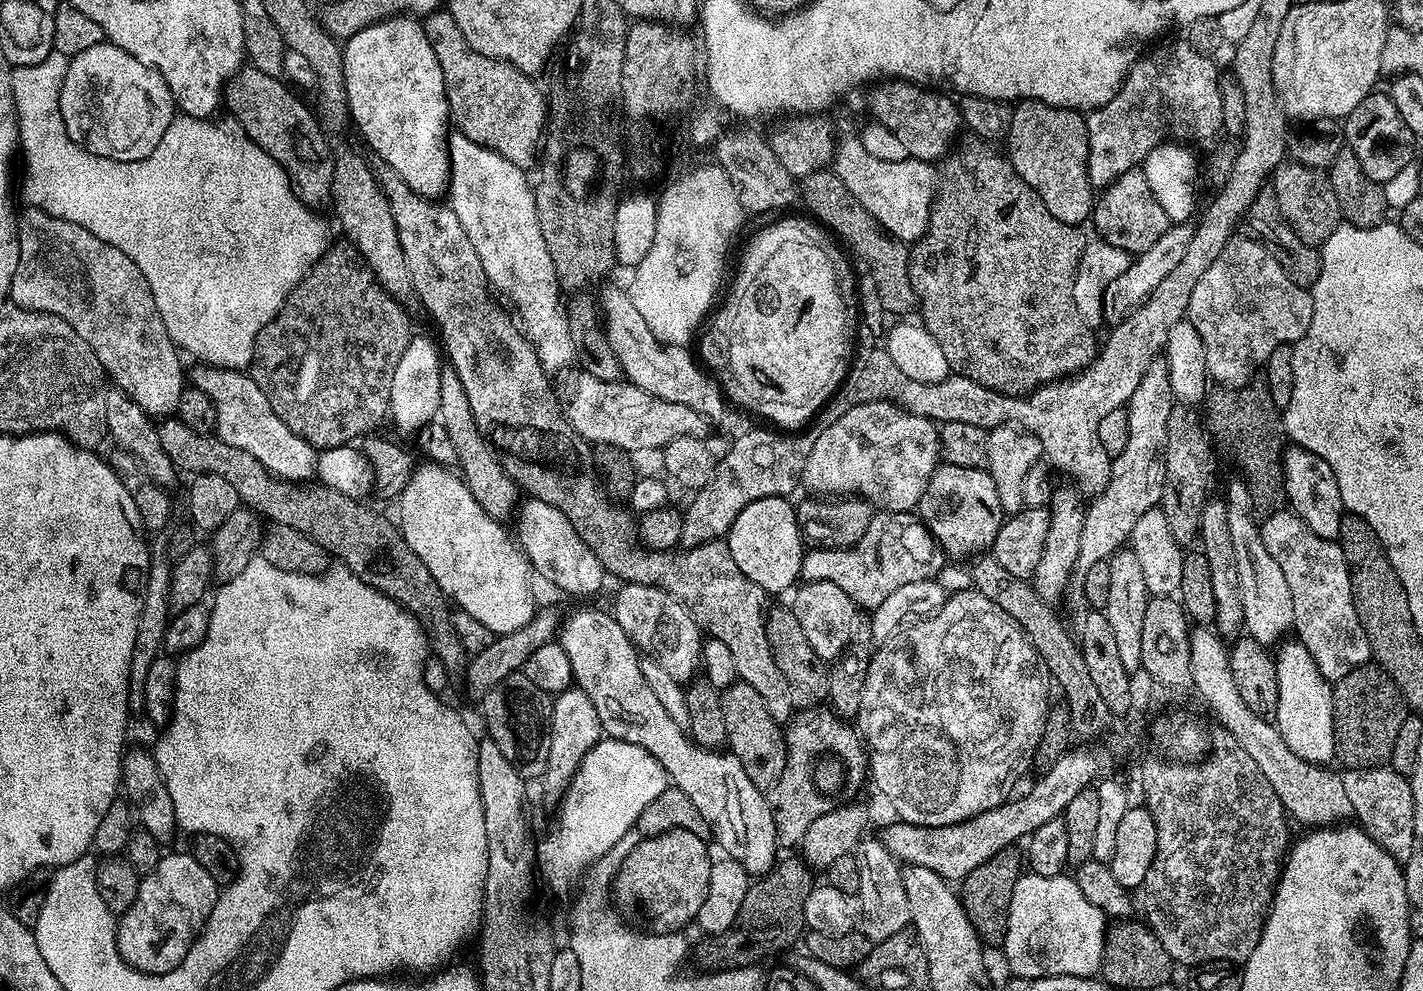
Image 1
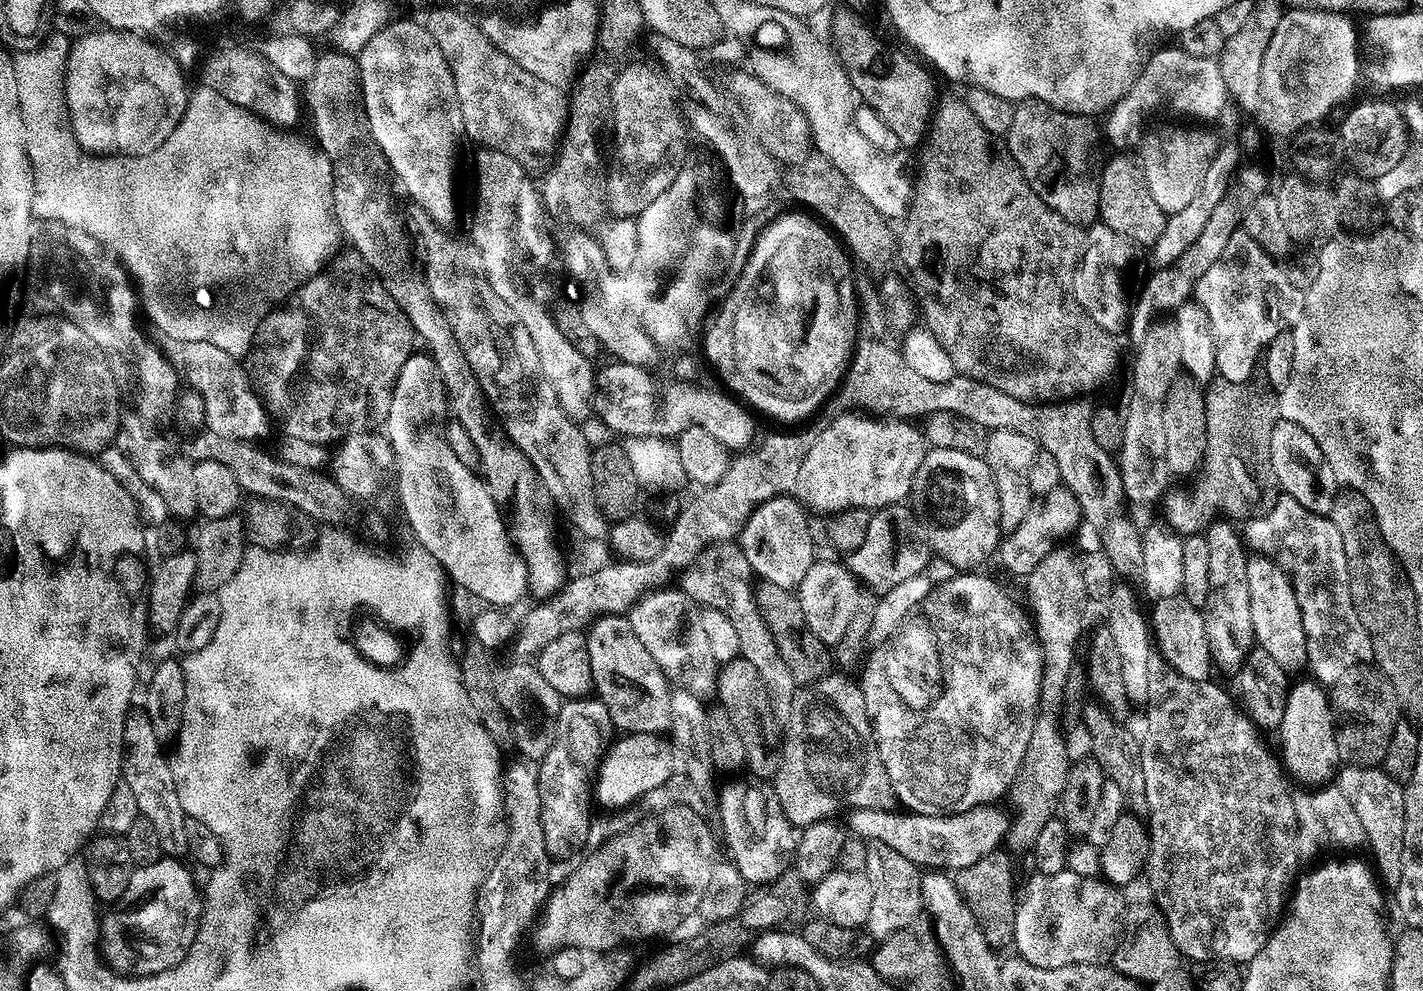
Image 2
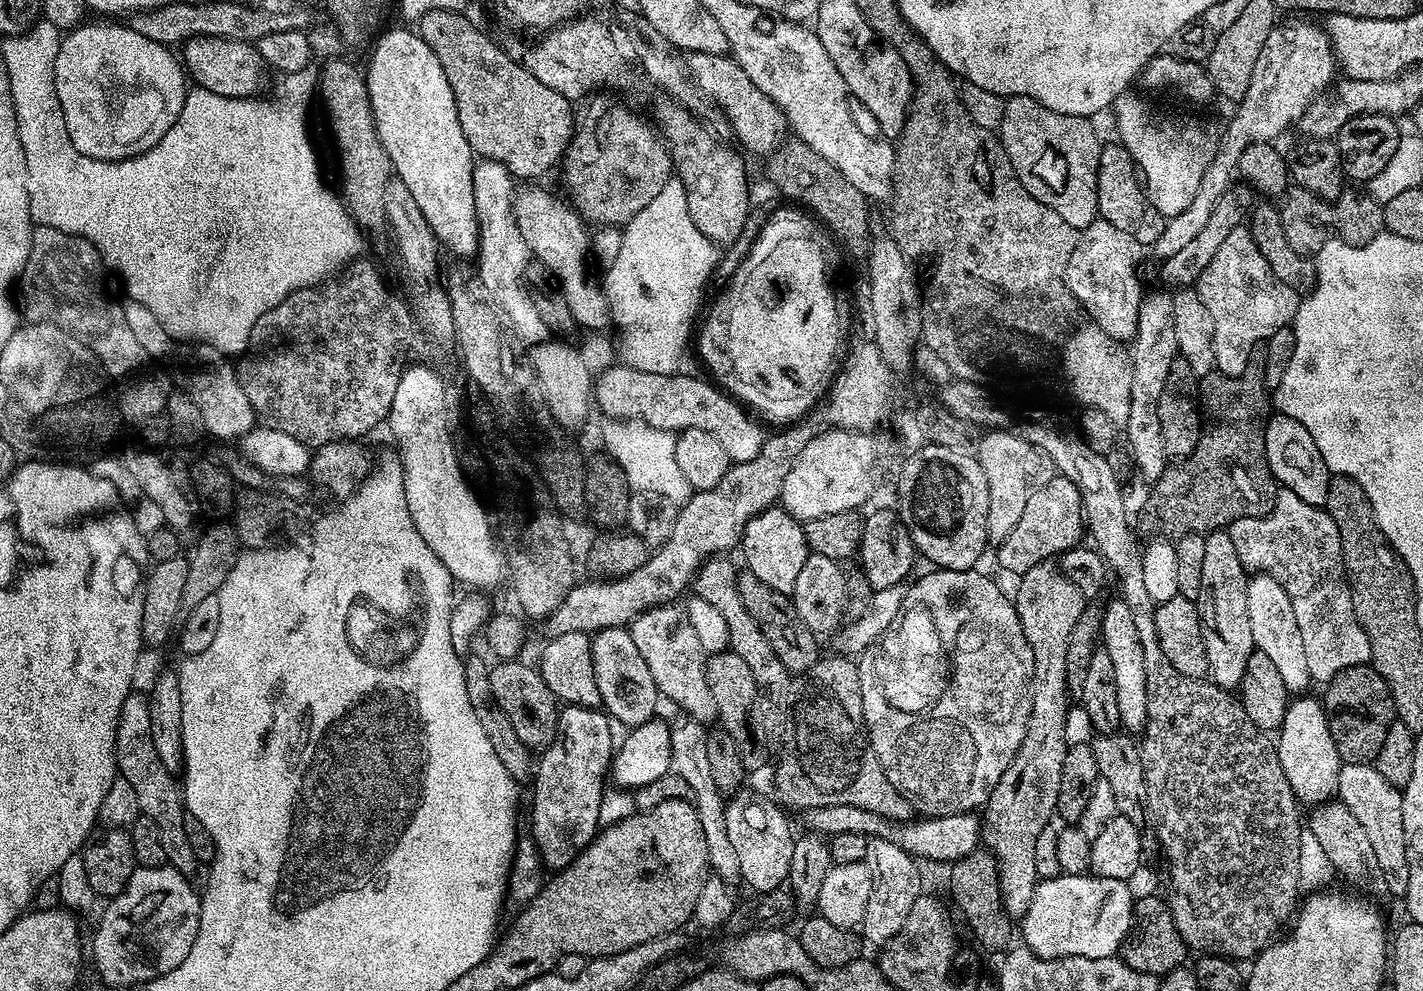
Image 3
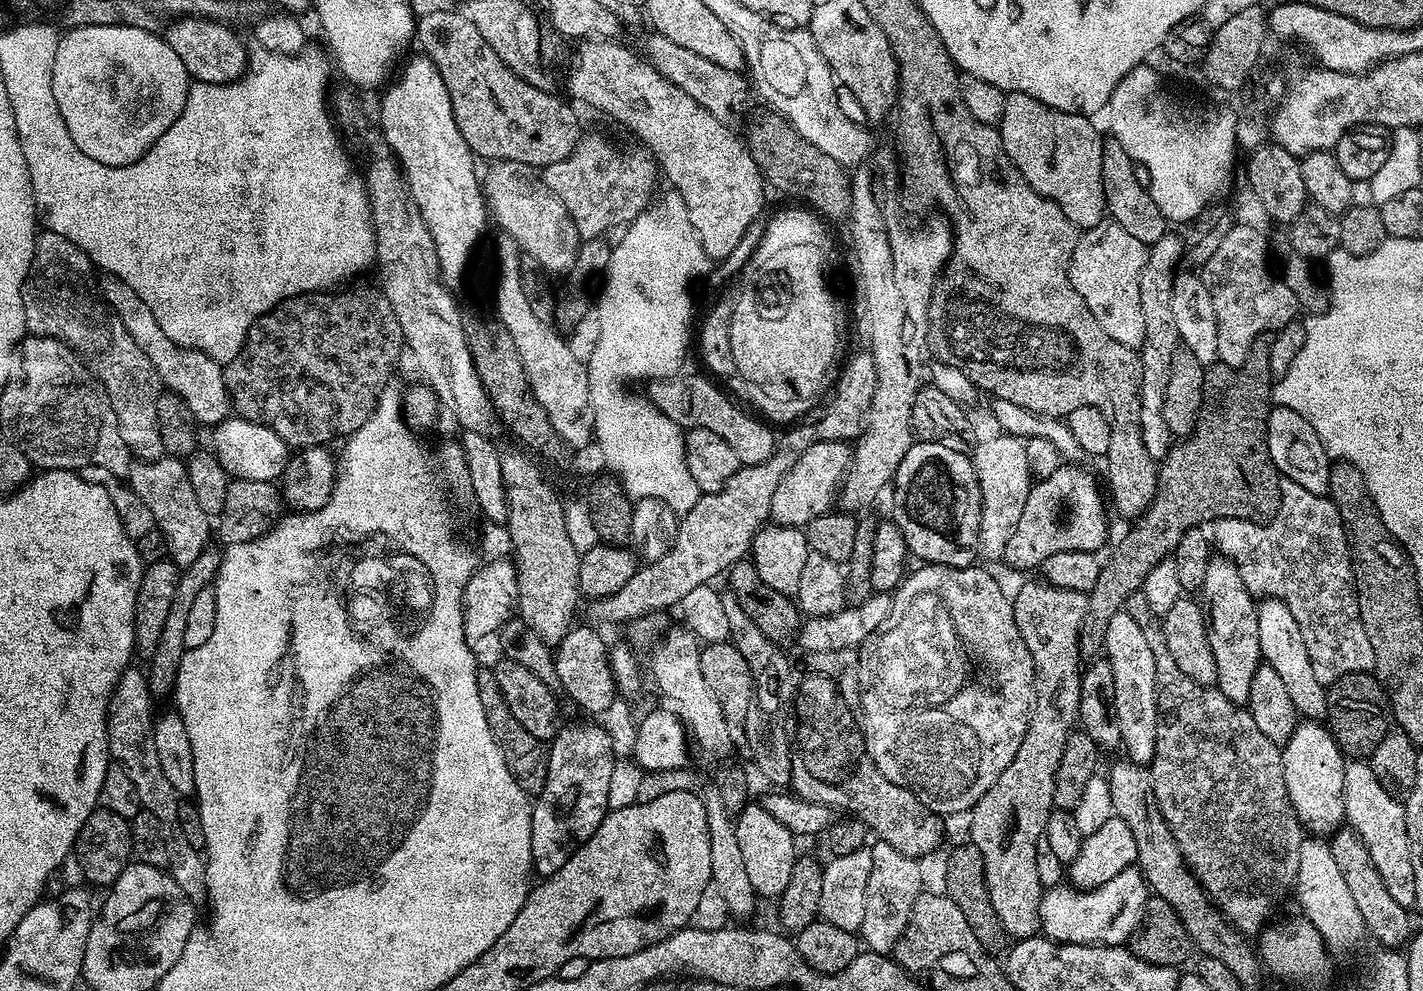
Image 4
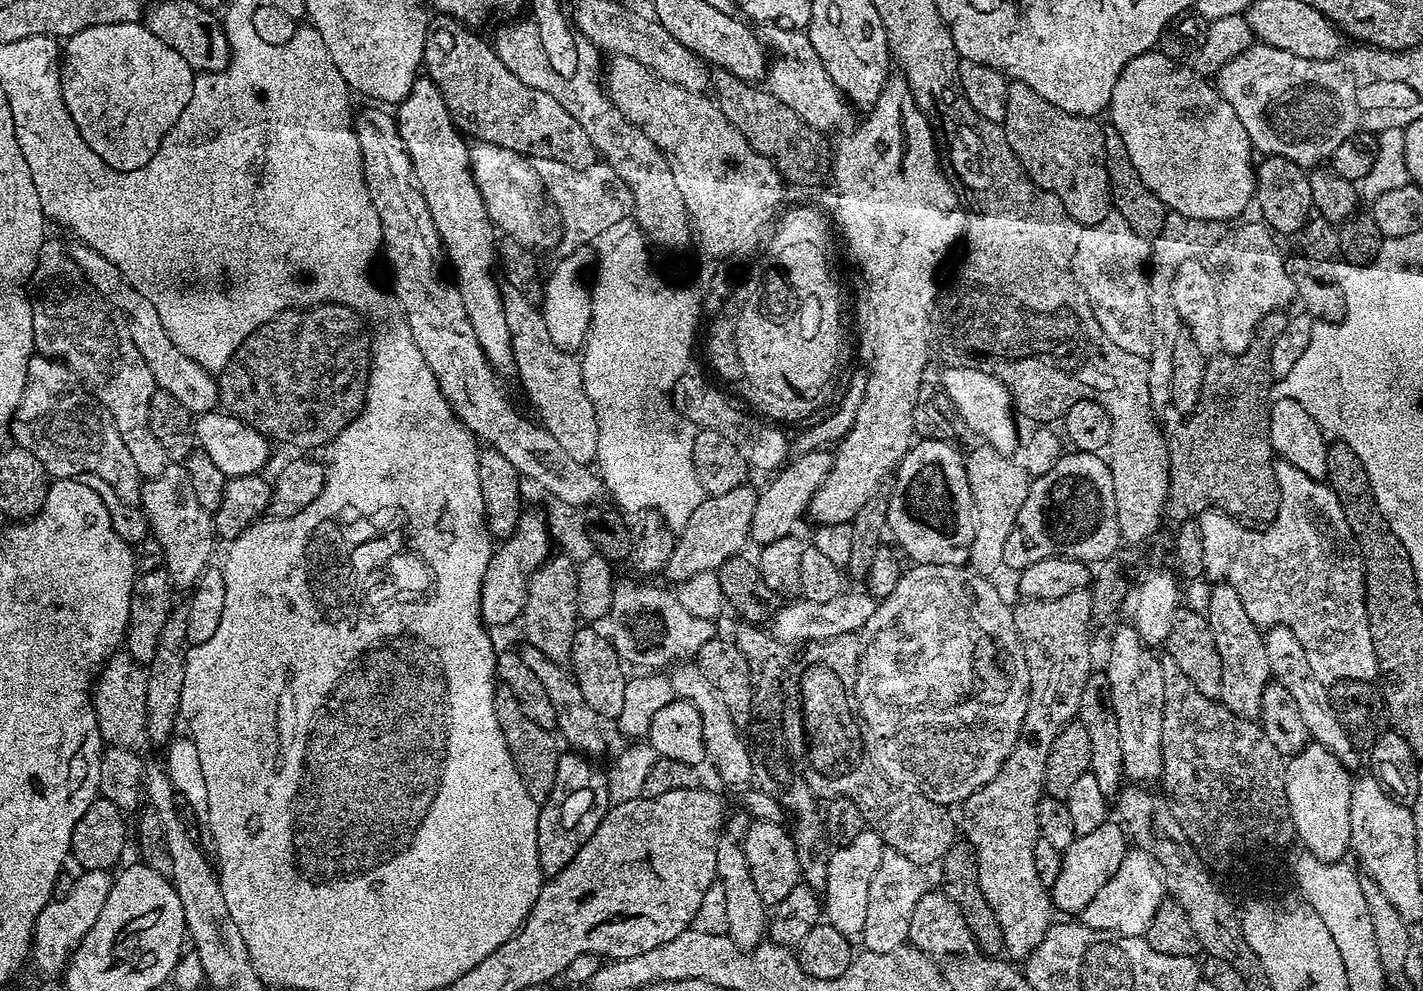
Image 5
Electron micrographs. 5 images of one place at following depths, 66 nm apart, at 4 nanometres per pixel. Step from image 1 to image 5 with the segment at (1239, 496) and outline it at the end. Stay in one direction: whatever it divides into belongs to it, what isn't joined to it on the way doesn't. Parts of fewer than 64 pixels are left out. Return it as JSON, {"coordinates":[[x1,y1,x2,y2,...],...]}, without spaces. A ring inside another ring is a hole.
{"coordinates":[[1273,624,1264,632,1264,645,1266,654,1270,657,1272,680,1286,686,1286,690,1290,690,1294,703,1302,713,1302,719,1306,721,1309,737,1315,743,1326,746,1326,750,1330,750,1330,754,1334,754,1334,758,1338,758,1338,762,1342,762,1344,768,1356,770,1360,764,1360,756,1362,756,1361,749,1357,748,1355,742,1346,734,1332,705,1329,685,1323,684,1314,675,1310,661,1306,659,1306,650,1302,650,1302,642,1294,638,1294,630,1290,630,1287,624]]}

